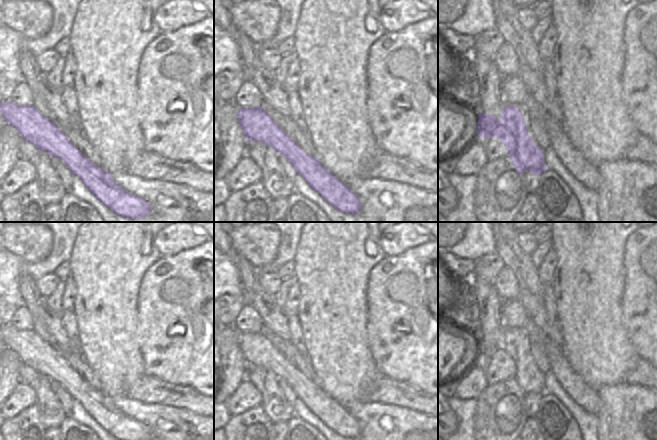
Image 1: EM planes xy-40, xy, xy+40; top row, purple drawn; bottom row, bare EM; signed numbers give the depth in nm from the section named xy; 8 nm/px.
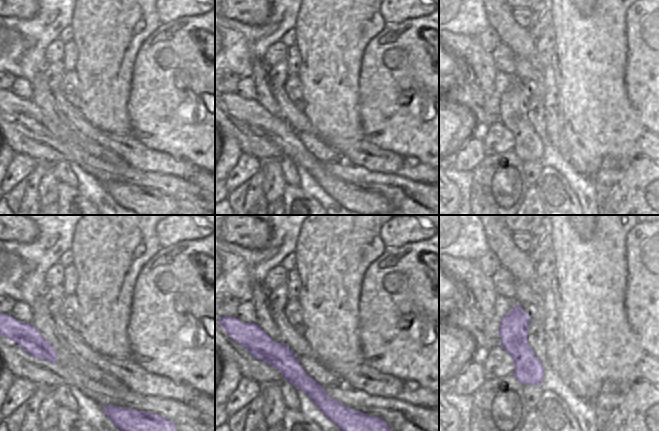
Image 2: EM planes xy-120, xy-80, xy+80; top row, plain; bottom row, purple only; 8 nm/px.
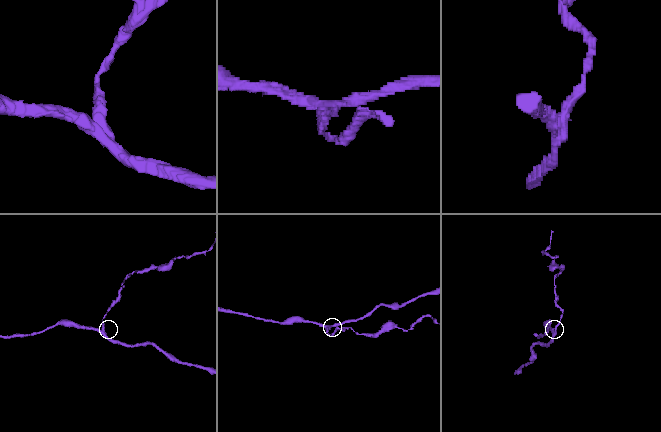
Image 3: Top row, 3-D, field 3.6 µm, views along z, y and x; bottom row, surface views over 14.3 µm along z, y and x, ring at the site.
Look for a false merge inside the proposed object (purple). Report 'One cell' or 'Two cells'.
Two cells.

